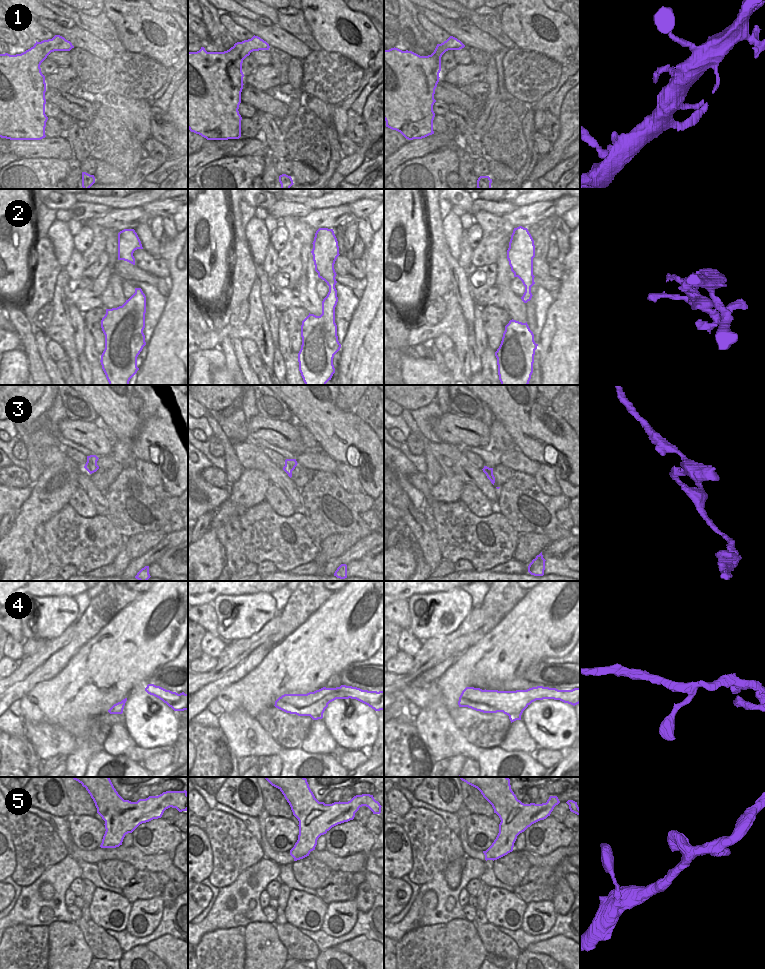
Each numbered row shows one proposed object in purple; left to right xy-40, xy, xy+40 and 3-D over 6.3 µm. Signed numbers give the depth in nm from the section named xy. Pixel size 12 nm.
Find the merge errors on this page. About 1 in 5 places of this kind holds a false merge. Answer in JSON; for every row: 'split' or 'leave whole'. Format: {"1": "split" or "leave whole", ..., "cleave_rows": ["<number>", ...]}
{"1": "leave whole", "2": "leave whole", "3": "leave whole", "4": "split", "5": "leave whole", "cleave_rows": ["4"]}

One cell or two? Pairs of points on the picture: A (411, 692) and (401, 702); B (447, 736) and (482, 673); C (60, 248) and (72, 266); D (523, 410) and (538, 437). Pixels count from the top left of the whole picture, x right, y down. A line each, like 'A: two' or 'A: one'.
A: two
B: two
C: two
D: one

